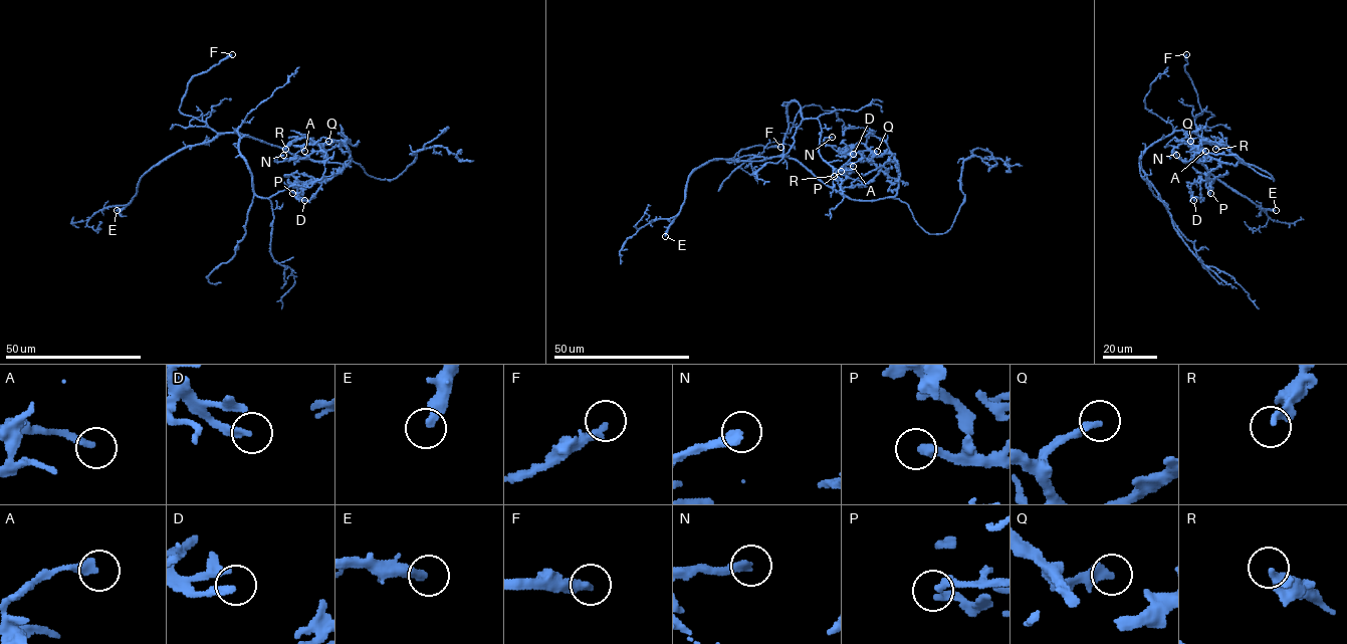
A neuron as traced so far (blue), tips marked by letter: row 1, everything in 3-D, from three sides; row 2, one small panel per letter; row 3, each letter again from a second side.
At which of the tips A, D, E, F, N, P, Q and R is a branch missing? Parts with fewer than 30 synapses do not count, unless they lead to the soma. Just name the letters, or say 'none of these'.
E, F

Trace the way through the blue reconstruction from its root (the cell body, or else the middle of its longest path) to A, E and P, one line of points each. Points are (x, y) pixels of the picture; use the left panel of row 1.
A: (262, 142), (303, 159), (346, 166), (352, 160), (343, 145), (312, 151), (304, 159), (295, 155), (304, 151)
E: (262, 142), (237, 133), (221, 133), (208, 142), (184, 147), (151, 167), (140, 178), (131, 201), (117, 210)
P: (262, 142), (277, 146), (300, 158), (346, 166), (350, 163), (334, 176), (306, 181), (300, 193), (292, 193)

